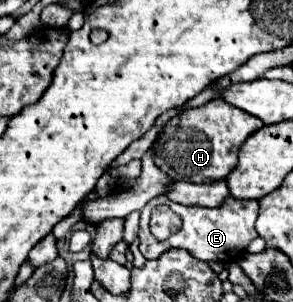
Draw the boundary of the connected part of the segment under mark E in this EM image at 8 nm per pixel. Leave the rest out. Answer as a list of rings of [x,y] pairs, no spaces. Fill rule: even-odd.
[[[157,196],[153,200],[147,202],[147,206],[141,210],[141,226],[139,226],[139,250],[147,260],[159,258],[161,252],[167,252],[171,248],[179,248],[179,250],[187,250],[191,256],[195,256],[197,260],[203,262],[231,262],[233,258],[237,258],[241,252],[245,252],[245,248],[249,246],[251,240],[257,238],[257,230],[255,230],[255,220],[257,220],[257,212],[259,212],[259,204],[257,200],[237,200],[237,198],[227,198],[225,204],[221,208],[203,208],[203,206],[181,206],[171,202],[165,196]],[[157,204],[167,204],[171,206],[173,212],[177,212],[183,218],[183,226],[181,230],[167,238],[167,240],[157,240],[150,232],[149,216],[151,210]]]

